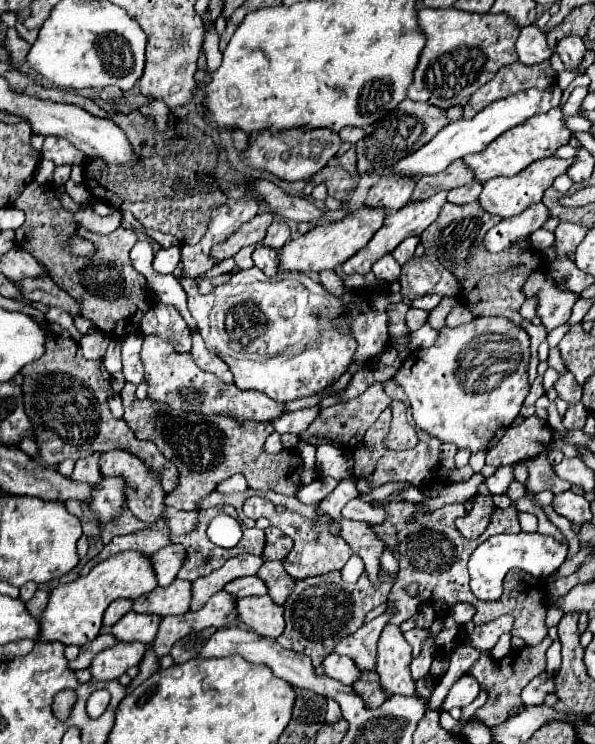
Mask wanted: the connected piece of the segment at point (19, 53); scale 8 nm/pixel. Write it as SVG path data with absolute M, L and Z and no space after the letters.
M12 27L6 33L6 49L12 53L12 61L14 61L14 67L16 67L16 63L22 61L26 57L26 53L30 51L30 45L24 39L20 39L16 29Z

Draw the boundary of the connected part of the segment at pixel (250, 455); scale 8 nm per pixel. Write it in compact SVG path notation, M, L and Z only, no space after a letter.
M126 383L122 393L124 421L134 431L140 441L152 441L158 451L168 457L178 467L178 487L166 493L164 505L196 511L200 501L216 489L216 485L236 473L244 475L248 485L258 491L276 491L284 495L296 495L302 487L300 473L304 469L302 457L296 451L284 449L278 455L268 455L264 451L264 441L274 431L270 423L250 421L240 425L232 417L222 415L198 415L198 413L178 413L170 411L168 405L154 403L150 399L140 401L136 397L136 385Z

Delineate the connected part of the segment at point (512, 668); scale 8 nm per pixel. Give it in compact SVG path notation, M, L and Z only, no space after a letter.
M546 637L546 639L544 639L540 645L536 645L536 647L528 647L528 645L526 645L524 649L512 649L512 651L510 651L504 659L500 659L500 661L494 661L486 651L480 653L478 661L466 671L466 675L476 677L478 683L480 683L480 687L486 689L486 693L488 693L486 703L476 711L476 719L478 719L478 721L482 721L484 725L492 727L492 725L496 725L496 723L506 721L506 719L510 717L510 711L512 711L512 709L524 707L524 703L522 703L522 699L520 699L520 691L528 685L530 679L534 679L534 677L538 677L540 673L546 671L546 657L544 657L544 653L546 653L546 649L548 649L550 645L552 645L552 639Z

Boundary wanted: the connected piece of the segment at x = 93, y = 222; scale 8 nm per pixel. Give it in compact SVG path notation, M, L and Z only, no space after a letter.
M82 207L78 213L74 213L74 217L76 217L86 229L90 229L90 231L94 231L94 233L112 233L112 231L116 231L116 229L120 227L120 223L122 223L120 211L114 211L114 213L108 215L108 217L100 217L100 215L96 215L94 209L90 209L90 207Z

